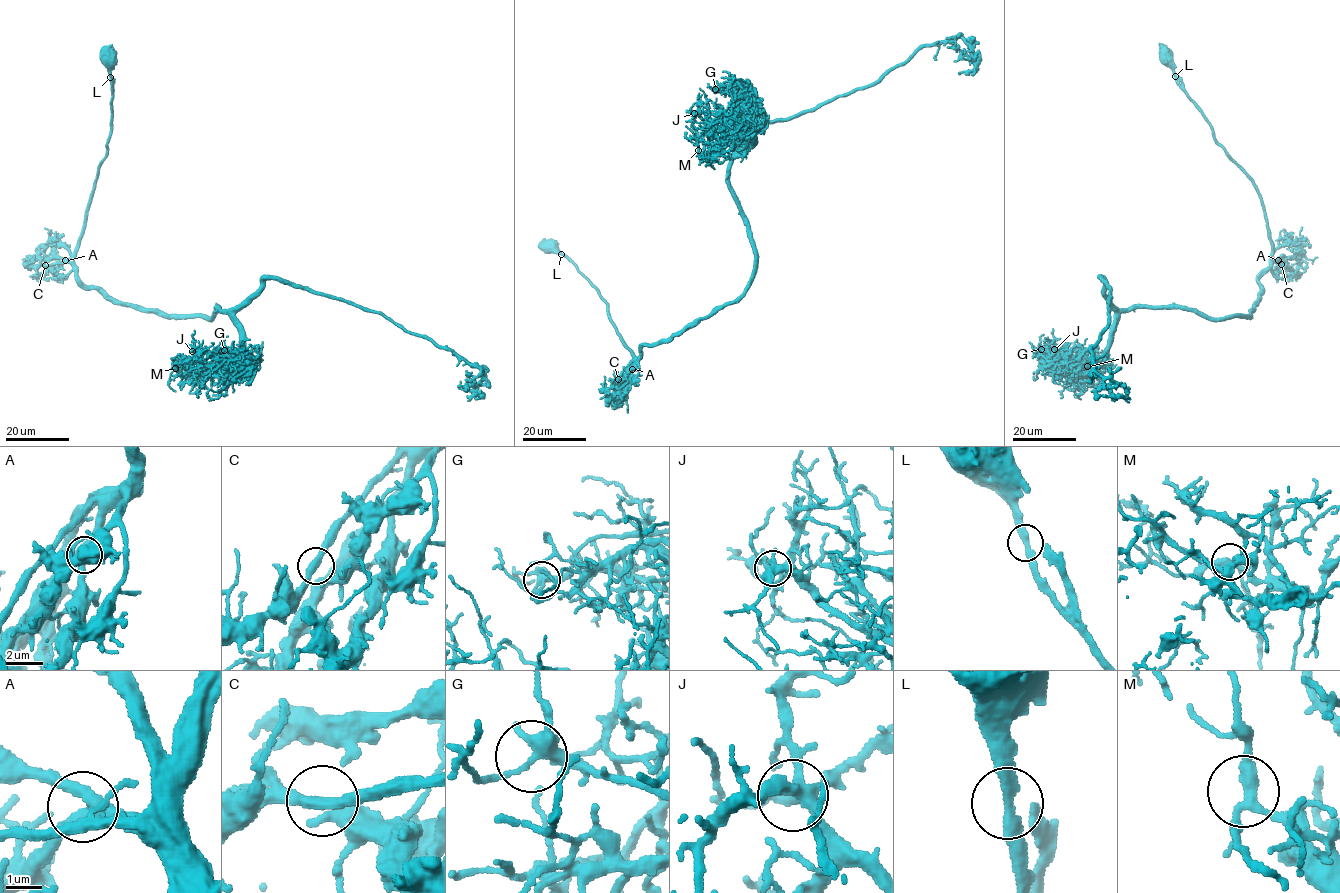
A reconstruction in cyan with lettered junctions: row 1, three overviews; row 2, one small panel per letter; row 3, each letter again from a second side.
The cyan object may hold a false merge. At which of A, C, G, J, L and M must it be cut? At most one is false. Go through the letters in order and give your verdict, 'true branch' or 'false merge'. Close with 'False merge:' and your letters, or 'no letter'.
A: true branch
C: true branch
G: true branch
J: true branch
L: true branch
M: true branch
False merge: no letter

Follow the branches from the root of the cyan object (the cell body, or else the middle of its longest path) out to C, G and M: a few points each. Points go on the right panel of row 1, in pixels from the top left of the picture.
C: (1163, 57), (1176, 83), (1209, 124), (1214, 139), (1252, 182), (1264, 211), (1272, 246), (1270, 259), (1281, 264)
G: (1163, 57), (1261, 199), (1272, 251), (1258, 303), (1226, 318), (1123, 309), (1095, 365), (1052, 362), (1041, 349)
M: (1163, 57), (1259, 194), (1270, 266), (1252, 315), (1123, 309), (1107, 357), (1088, 371), (1099, 374), (1087, 366)

